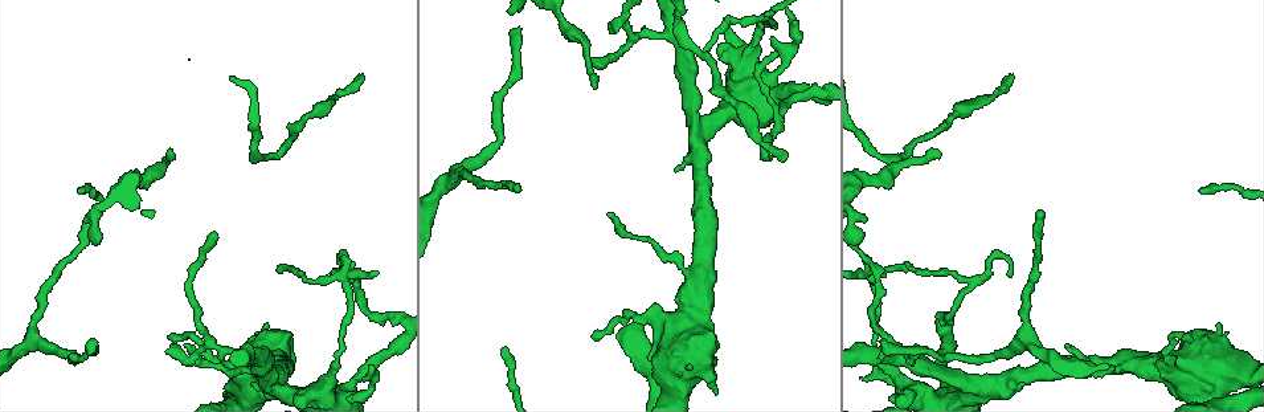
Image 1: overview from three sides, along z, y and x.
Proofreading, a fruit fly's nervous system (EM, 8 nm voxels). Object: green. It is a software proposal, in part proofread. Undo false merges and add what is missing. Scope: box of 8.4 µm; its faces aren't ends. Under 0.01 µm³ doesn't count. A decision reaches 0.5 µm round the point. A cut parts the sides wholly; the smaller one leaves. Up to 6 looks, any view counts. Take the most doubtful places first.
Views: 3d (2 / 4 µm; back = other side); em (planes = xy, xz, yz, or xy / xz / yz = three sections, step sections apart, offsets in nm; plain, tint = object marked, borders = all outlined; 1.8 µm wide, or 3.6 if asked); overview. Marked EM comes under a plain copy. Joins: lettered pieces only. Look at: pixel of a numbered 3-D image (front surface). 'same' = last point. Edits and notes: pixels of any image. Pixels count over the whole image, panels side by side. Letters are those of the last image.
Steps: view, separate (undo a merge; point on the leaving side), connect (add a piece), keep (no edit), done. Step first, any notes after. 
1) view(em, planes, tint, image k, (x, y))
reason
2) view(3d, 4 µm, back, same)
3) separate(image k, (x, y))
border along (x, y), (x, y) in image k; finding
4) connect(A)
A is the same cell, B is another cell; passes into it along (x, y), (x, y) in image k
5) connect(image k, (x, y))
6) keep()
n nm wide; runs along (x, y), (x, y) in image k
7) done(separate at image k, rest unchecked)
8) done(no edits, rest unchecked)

view(em, 3.6 µm, xy, step 8, tint, image 1, (973, 390))
abrupt turn

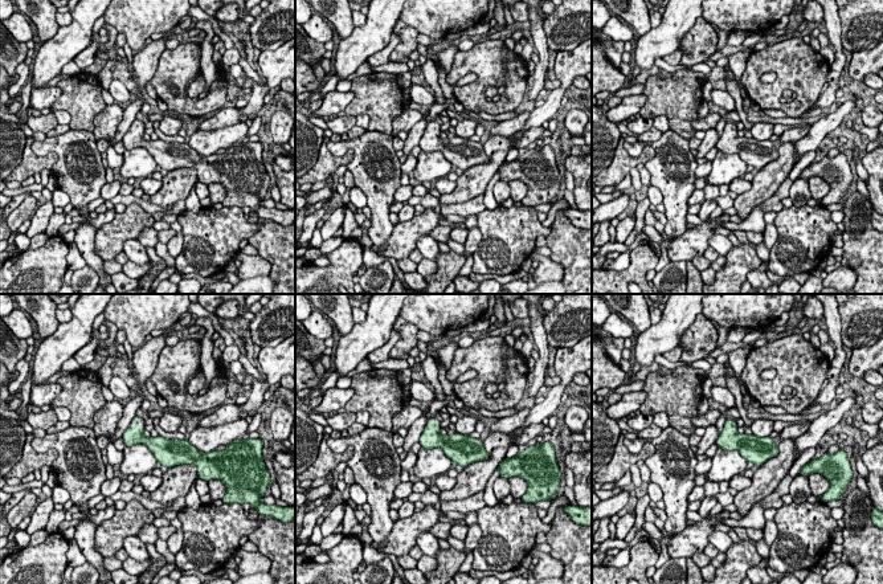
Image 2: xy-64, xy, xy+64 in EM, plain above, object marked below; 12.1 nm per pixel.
view(em, 3.6 µm, xy, step 8, borders, same)

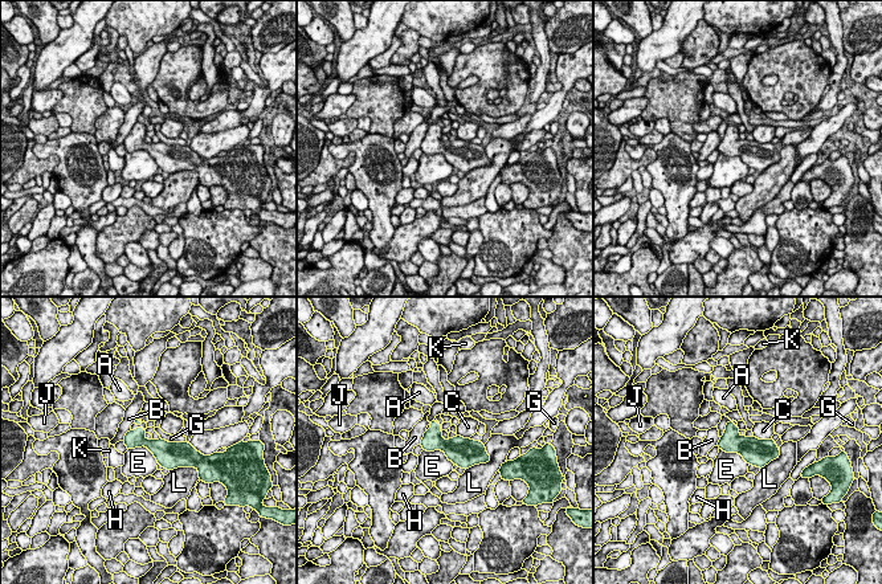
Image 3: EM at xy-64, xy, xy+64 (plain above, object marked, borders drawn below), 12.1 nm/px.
keep()
E touches over 440 nm; A, B, C, E, G, H, J, K and L are other cells; border along (127, 449), (145, 446), (159, 464) in image 3; continuous, no second neuron

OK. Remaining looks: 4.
view(em, xy, step 8, tint, image 1, (811, 93))
sudden change in width

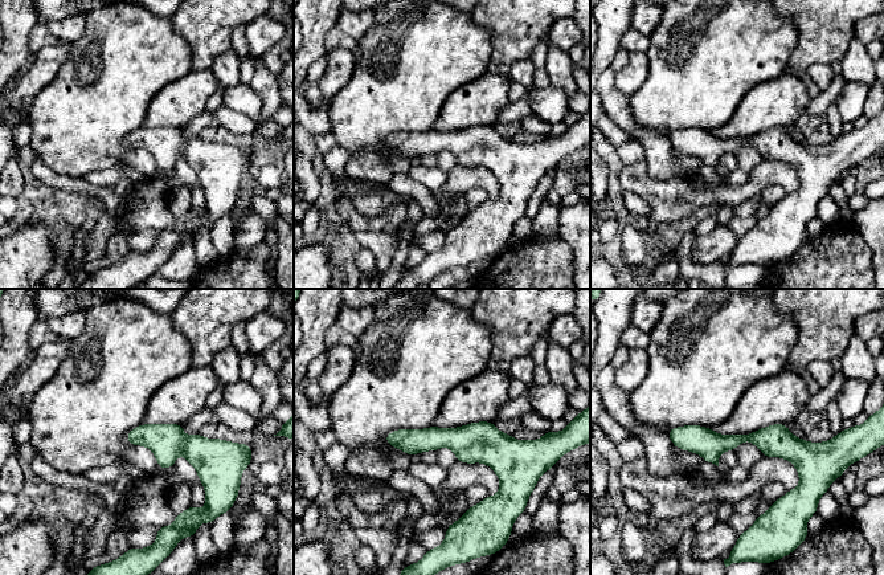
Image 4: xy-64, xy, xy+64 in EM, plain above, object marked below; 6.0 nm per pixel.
view(em, planes, tint, same)
another direction

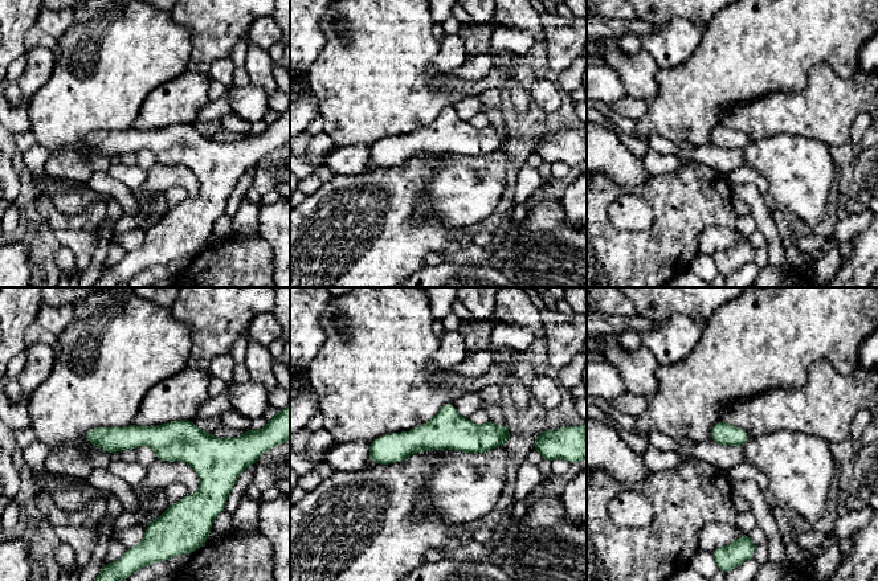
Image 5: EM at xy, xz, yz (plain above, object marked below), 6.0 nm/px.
view(em, planes, borders, same)

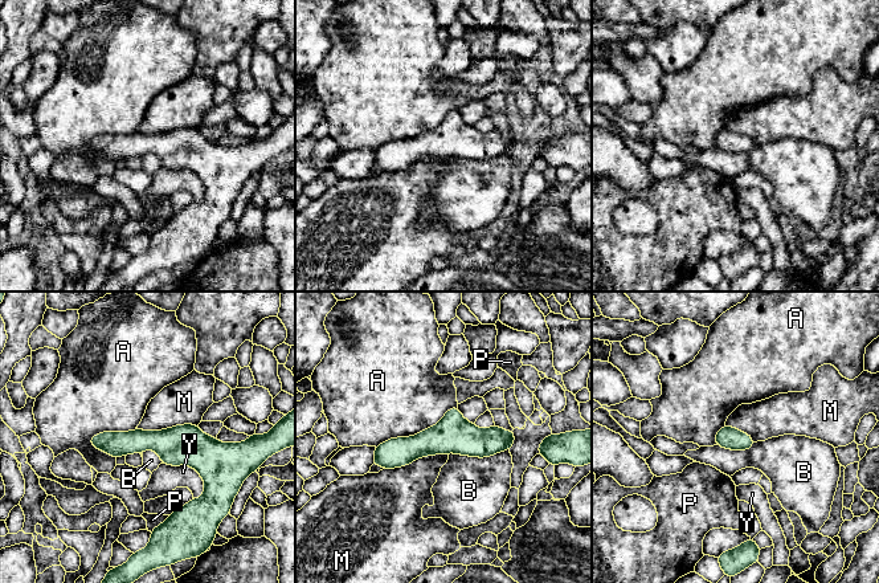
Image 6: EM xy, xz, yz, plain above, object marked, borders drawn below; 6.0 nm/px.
keep()
140 nm wide; A touches over 550 nm; A, B, M, P and Y are other cells; continuous, no second neuron

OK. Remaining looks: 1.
done(no edits, rest unchecked)

